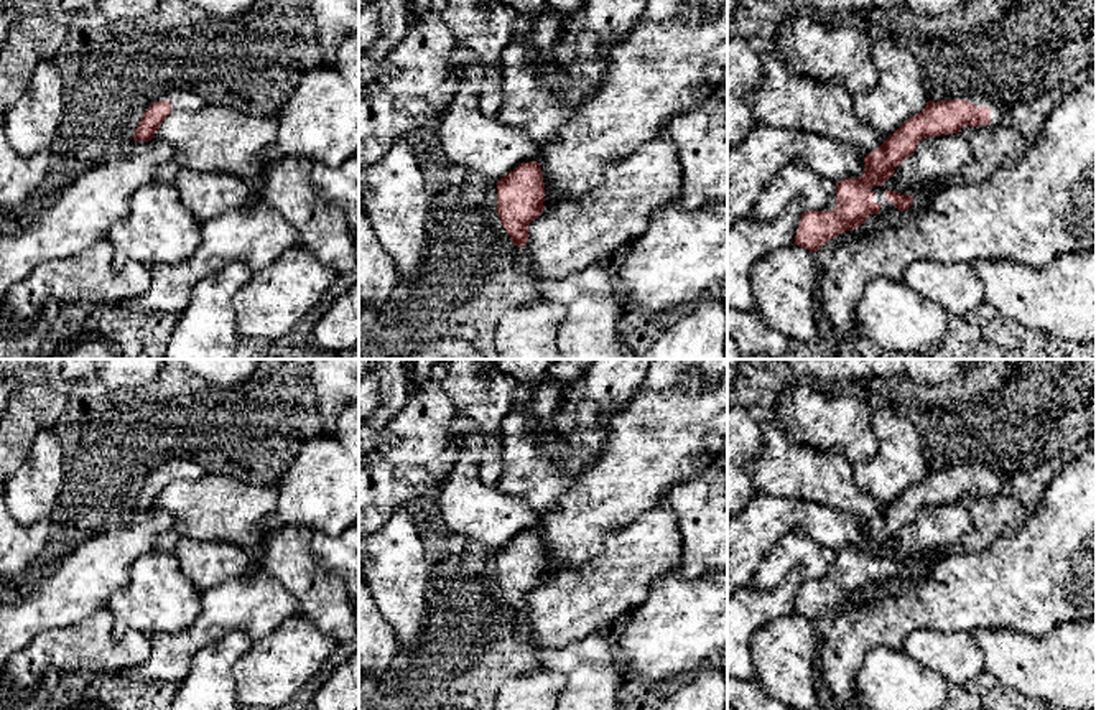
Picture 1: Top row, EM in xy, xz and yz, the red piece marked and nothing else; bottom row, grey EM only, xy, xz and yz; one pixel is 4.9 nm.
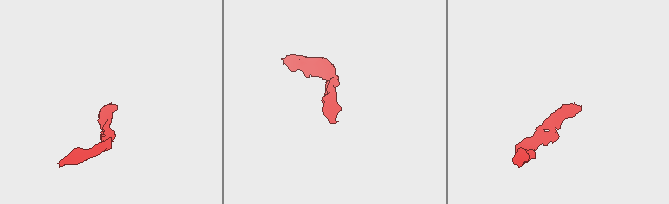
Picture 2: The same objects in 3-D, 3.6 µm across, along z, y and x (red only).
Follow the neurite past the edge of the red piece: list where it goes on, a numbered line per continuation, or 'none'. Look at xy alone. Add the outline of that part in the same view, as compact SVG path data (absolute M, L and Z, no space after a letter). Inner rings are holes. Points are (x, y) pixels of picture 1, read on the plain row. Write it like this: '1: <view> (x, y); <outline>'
1: xy (181, 468); M168 458L161 465L155 466L153 471L168 469L173 481L196 481L199 479L199 466L191 458Z

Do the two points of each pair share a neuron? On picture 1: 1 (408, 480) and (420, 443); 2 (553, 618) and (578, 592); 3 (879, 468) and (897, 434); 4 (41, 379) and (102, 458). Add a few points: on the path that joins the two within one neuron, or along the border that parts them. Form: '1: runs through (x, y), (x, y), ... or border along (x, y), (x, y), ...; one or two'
1: border along (448, 445), (425, 463), (404, 463), (389, 457); two
2: runs through (560, 611), (573, 598); one
3: runs through (887, 460), (897, 450), (897, 442); one
4: border along (69, 394), (66, 407), (51, 429); two

